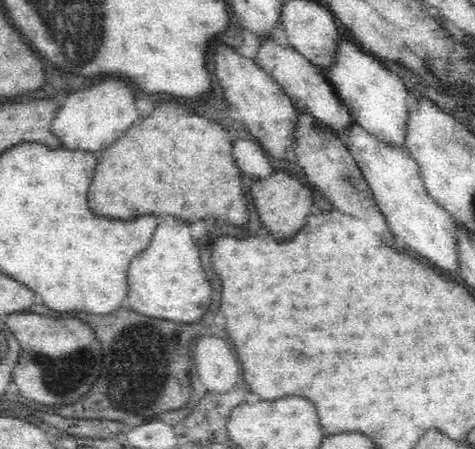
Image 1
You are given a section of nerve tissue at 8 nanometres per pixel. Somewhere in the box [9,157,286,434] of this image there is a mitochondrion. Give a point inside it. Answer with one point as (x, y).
(58, 375)

